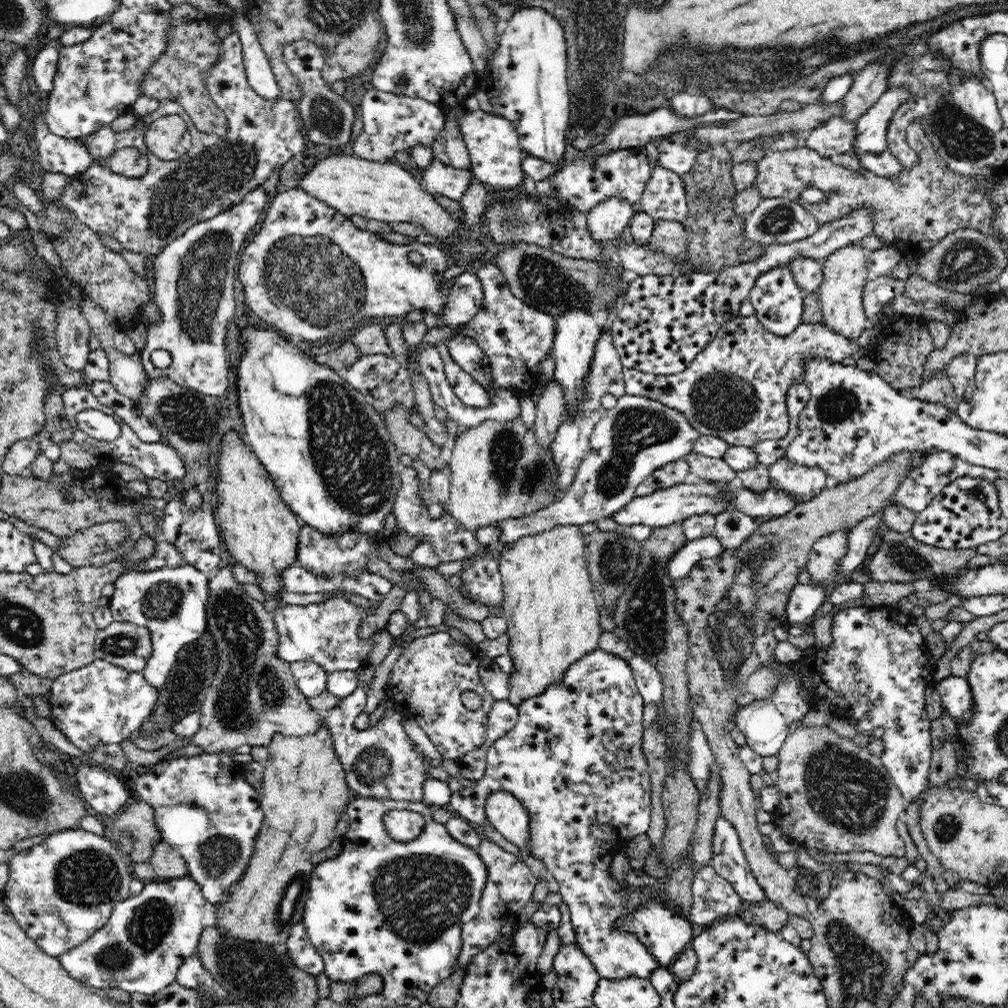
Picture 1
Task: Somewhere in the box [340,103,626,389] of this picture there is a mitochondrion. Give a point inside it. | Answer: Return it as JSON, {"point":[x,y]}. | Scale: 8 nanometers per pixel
{"point":[542,282]}

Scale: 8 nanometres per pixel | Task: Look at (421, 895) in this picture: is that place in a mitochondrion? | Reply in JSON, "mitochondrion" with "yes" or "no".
{"mitochondrion":"yes"}

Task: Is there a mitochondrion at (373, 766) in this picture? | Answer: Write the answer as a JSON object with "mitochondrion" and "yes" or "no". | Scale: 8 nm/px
{"mitochondrion":"yes"}

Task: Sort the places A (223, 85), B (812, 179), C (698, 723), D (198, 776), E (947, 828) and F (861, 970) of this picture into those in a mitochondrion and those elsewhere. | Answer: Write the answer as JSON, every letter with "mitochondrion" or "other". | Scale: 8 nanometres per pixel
{"A":"other","B":"other","C":"other","D":"other","E":"mitochondrion","F":"mitochondrion"}

